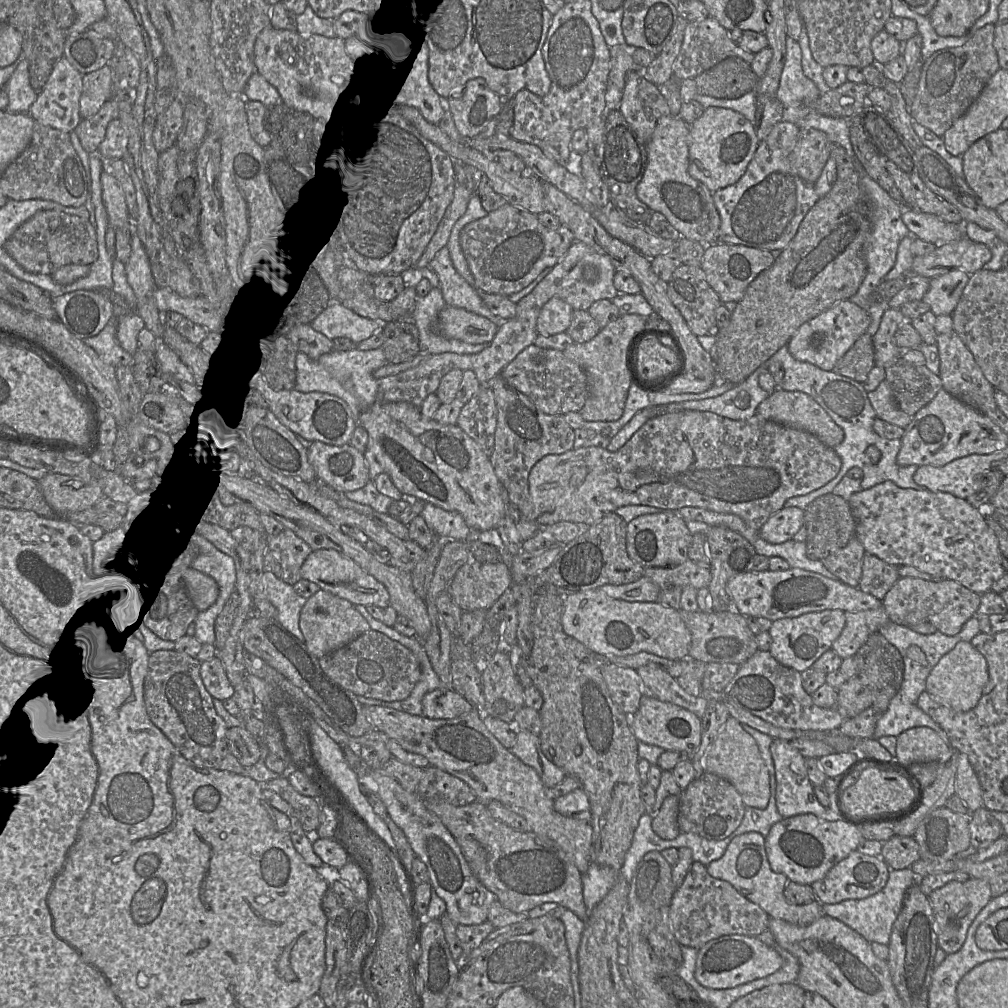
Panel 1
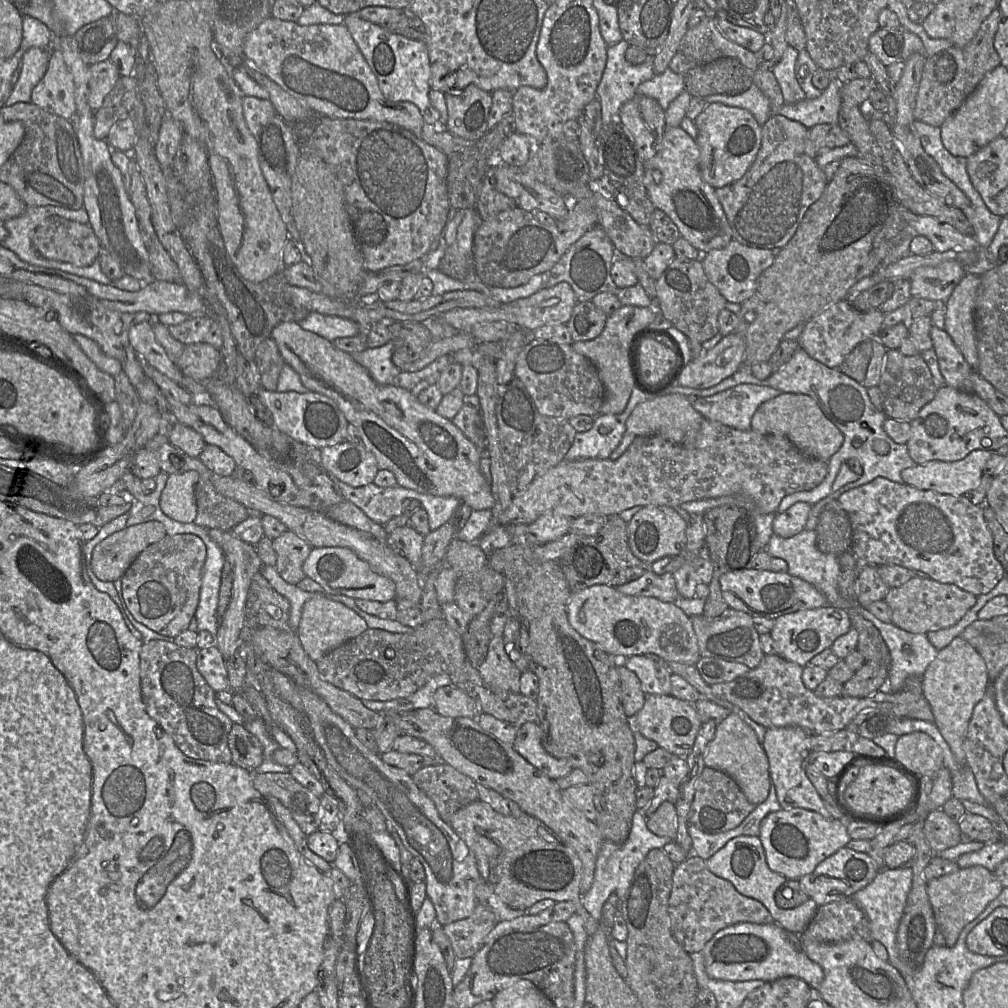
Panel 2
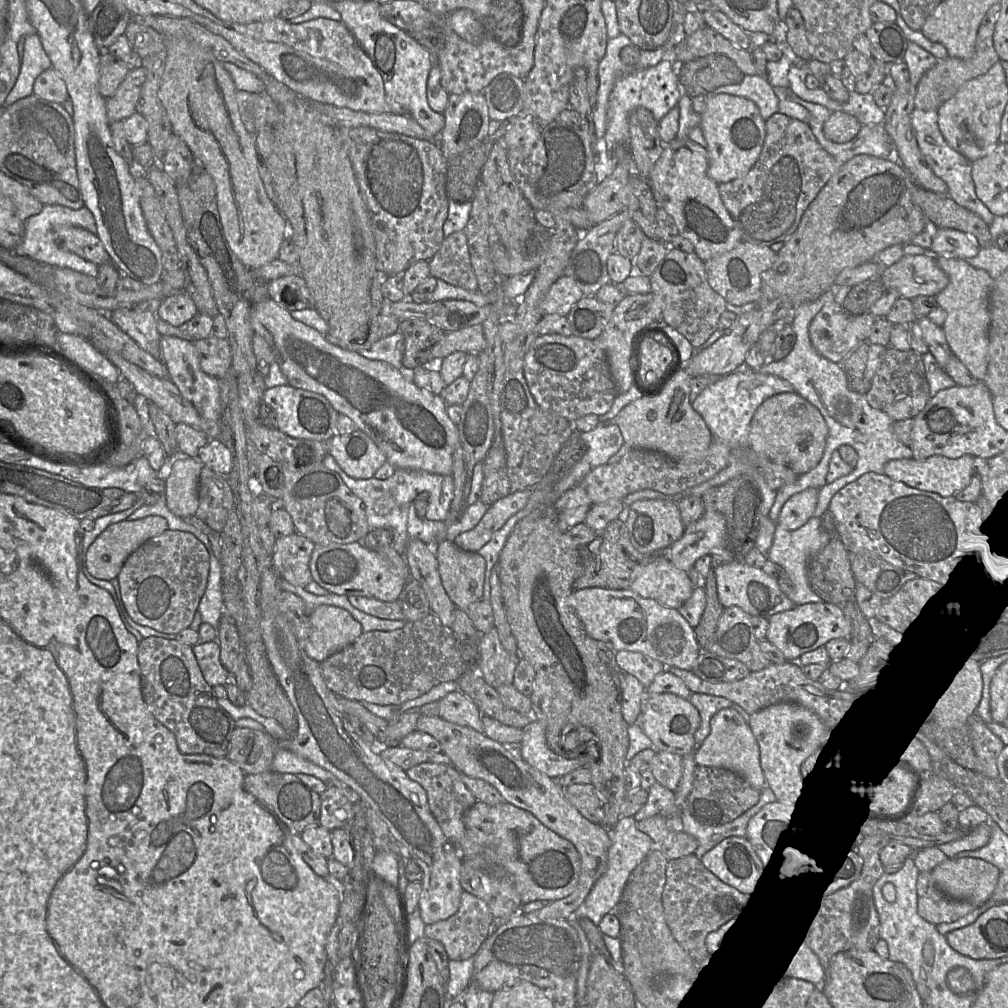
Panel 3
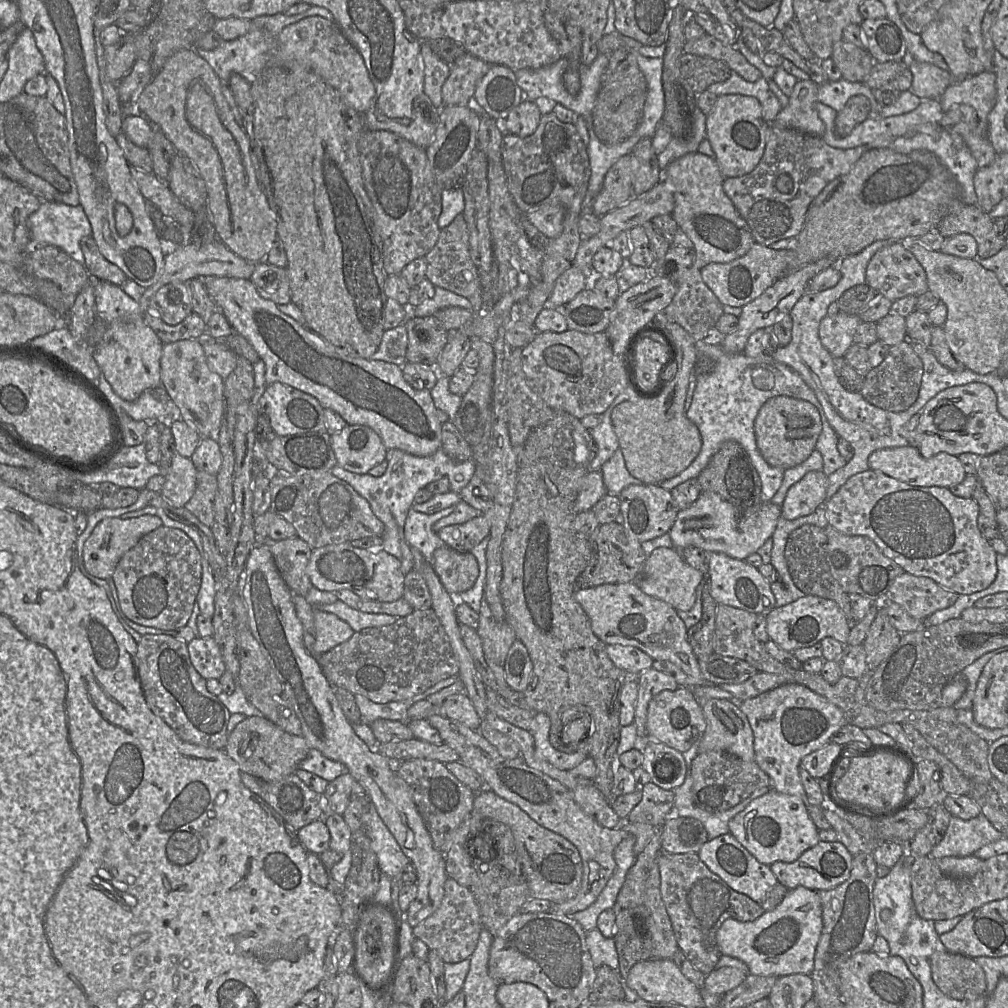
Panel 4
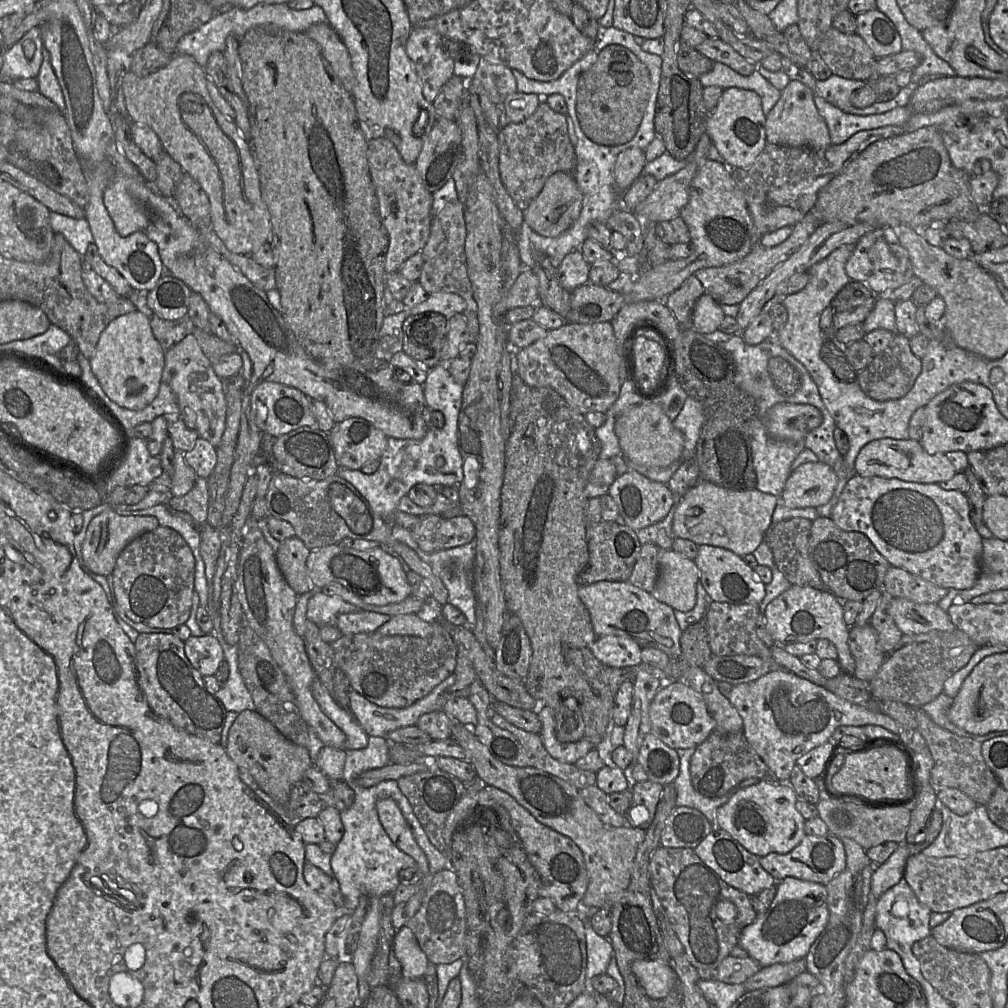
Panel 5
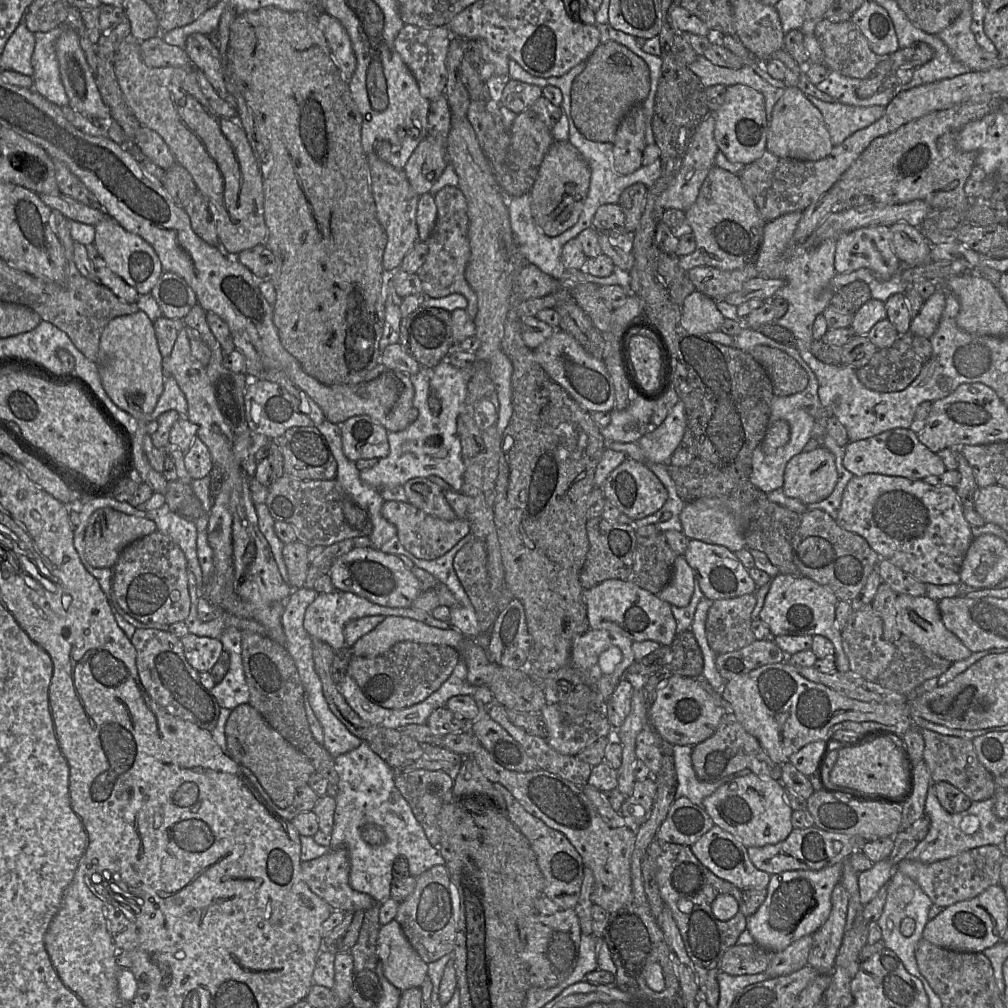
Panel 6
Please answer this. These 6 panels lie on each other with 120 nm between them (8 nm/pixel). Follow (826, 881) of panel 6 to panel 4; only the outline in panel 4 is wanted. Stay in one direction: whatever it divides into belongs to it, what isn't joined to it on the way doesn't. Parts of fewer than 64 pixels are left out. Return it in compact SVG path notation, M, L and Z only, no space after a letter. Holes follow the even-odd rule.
M799 886L789 890L776 908L765 911L754 921L725 920L716 933L716 943L722 955L740 959L751 974L775 977L811 975L822 927L822 905L817 892Z

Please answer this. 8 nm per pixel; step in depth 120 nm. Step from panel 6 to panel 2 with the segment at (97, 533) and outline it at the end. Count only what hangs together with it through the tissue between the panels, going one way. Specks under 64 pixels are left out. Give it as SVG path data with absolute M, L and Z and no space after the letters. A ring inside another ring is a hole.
M159 521L126 527L109 535L94 547L91 568L103 582L121 579L143 550L165 536L165 527Z

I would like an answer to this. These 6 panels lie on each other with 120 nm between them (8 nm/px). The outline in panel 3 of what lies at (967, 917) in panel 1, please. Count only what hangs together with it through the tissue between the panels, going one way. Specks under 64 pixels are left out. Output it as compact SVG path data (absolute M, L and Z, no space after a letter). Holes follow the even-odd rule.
M948 858L931 871L935 885L948 897L981 906L992 896L1000 876L993 864L978 858Z

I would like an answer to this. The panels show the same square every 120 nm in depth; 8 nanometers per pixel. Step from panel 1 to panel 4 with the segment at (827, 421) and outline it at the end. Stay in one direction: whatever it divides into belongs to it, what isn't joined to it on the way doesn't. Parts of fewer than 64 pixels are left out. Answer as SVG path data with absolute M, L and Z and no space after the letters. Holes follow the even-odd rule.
M787 396L769 399L759 410L754 422L758 450L765 461L784 470L804 462L815 450L822 430L819 412L811 403Z

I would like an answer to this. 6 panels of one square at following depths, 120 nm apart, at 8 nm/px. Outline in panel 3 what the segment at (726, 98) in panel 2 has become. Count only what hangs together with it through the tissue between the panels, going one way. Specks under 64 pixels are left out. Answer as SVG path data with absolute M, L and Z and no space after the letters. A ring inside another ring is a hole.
M745 75L741 83L719 87L706 95L710 98L718 94L729 94L753 101L765 121L779 112L779 99L774 92L774 87L770 85L767 78L758 75Z

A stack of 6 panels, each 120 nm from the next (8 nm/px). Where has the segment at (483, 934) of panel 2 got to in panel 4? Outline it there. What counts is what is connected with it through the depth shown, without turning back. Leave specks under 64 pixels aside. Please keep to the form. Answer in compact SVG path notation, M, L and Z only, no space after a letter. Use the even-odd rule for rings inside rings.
M448 877L441 904L434 913L413 927L413 934L429 950L436 951L445 963L457 963L469 959L473 954L482 929L479 905L472 891Z

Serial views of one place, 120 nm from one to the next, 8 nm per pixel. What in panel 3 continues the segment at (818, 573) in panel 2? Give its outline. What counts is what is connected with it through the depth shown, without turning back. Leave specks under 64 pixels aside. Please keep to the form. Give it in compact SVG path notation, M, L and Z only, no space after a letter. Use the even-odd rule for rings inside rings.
M811 517L808 522L796 530L788 530L779 523L776 523L773 544L768 552L768 560L774 562L779 567L777 581L781 591L795 604L824 602L811 589L807 568L812 558L818 554L832 539L824 528L819 517Z

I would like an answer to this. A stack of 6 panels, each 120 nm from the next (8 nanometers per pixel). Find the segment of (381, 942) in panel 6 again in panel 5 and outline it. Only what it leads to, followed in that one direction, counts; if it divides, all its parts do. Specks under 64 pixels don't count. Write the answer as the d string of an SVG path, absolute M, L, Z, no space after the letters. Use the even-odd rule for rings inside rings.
M407 926L398 929L393 938L393 952L401 964L401 975L406 978L423 978L429 960Z

